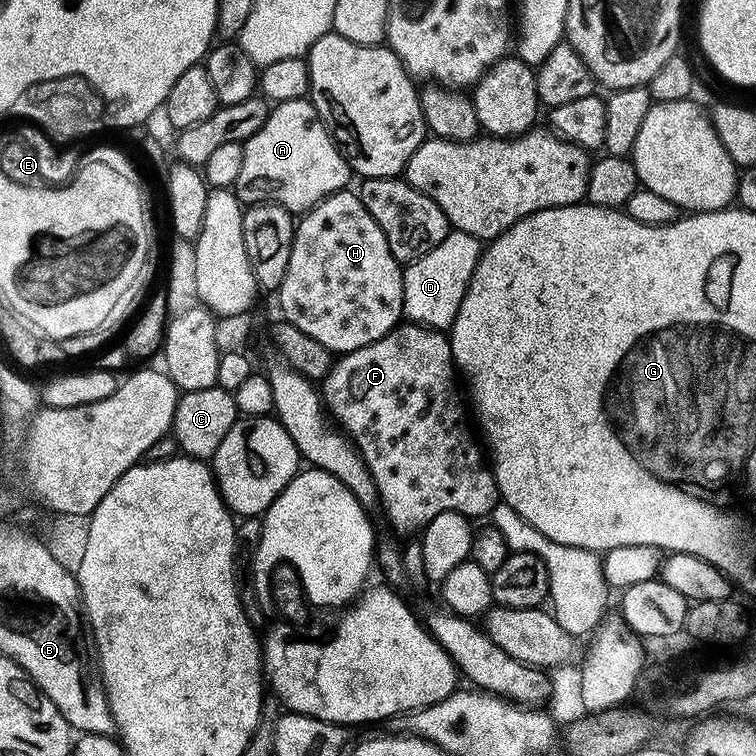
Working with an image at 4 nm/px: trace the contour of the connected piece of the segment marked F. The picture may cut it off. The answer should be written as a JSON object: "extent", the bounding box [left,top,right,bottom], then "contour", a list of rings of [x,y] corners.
{"extent":[322,322,498,533],"contour":[[[411,322],[397,324],[382,338],[378,338],[378,342],[370,342],[358,350],[343,353],[332,364],[329,372],[322,379],[322,403],[344,436],[356,445],[356,451],[363,458],[365,466],[367,466],[376,483],[377,494],[380,496],[379,507],[381,509],[384,508],[384,516],[389,520],[387,523],[397,533],[399,531],[412,532],[415,528],[416,531],[423,529],[425,524],[429,524],[433,518],[443,512],[460,512],[469,518],[475,518],[475,516],[487,517],[498,502],[496,478],[492,474],[491,467],[486,463],[486,456],[482,451],[481,445],[479,443],[476,445],[472,440],[459,440],[458,437],[452,436],[455,432],[464,432],[468,428],[467,422],[464,421],[464,404],[460,401],[460,392],[462,396],[462,388],[458,383],[458,369],[452,363],[452,347],[448,345],[447,335],[443,331],[426,328],[422,324]]]}

